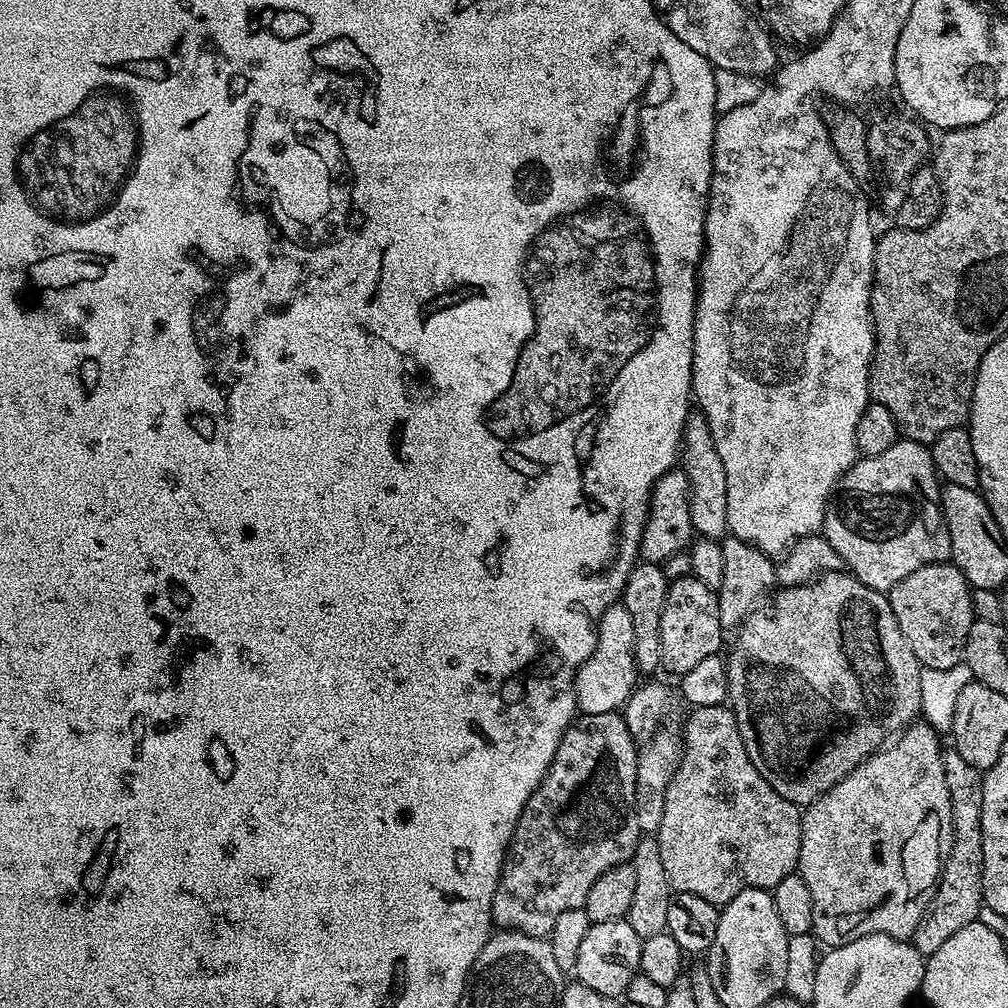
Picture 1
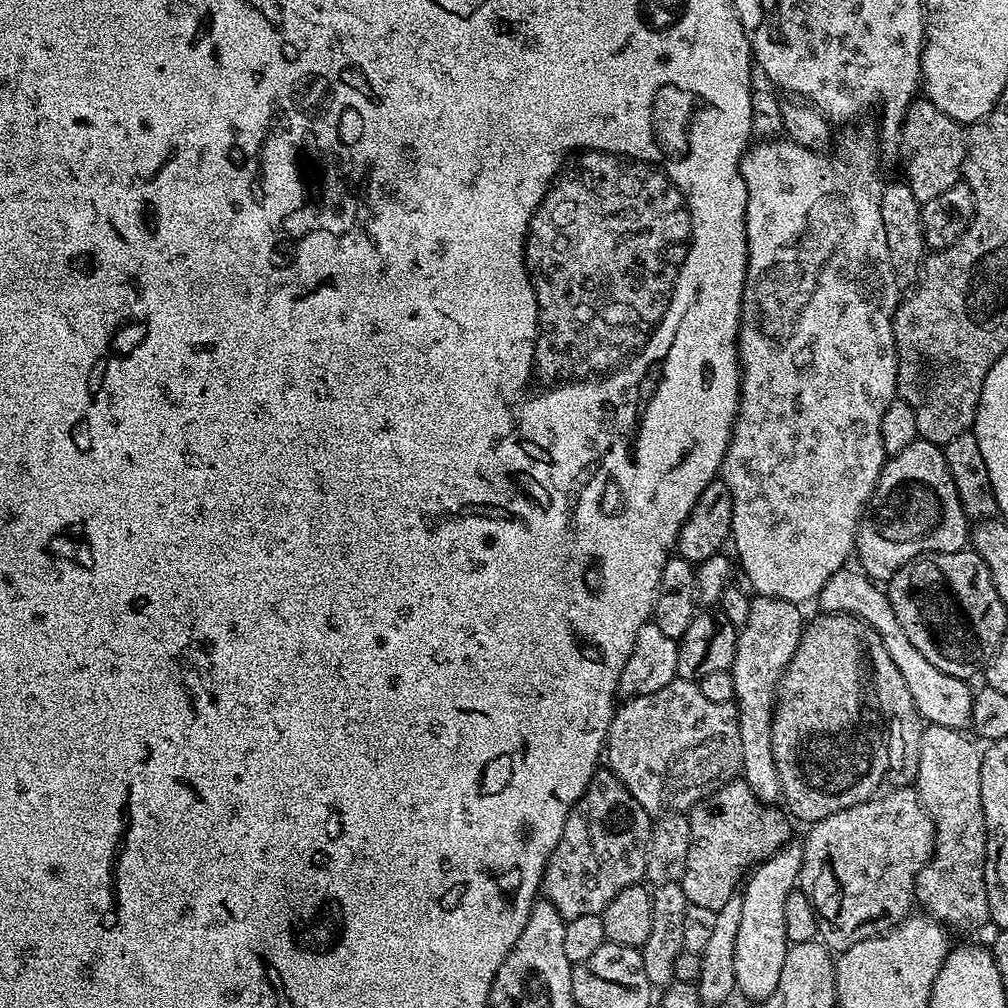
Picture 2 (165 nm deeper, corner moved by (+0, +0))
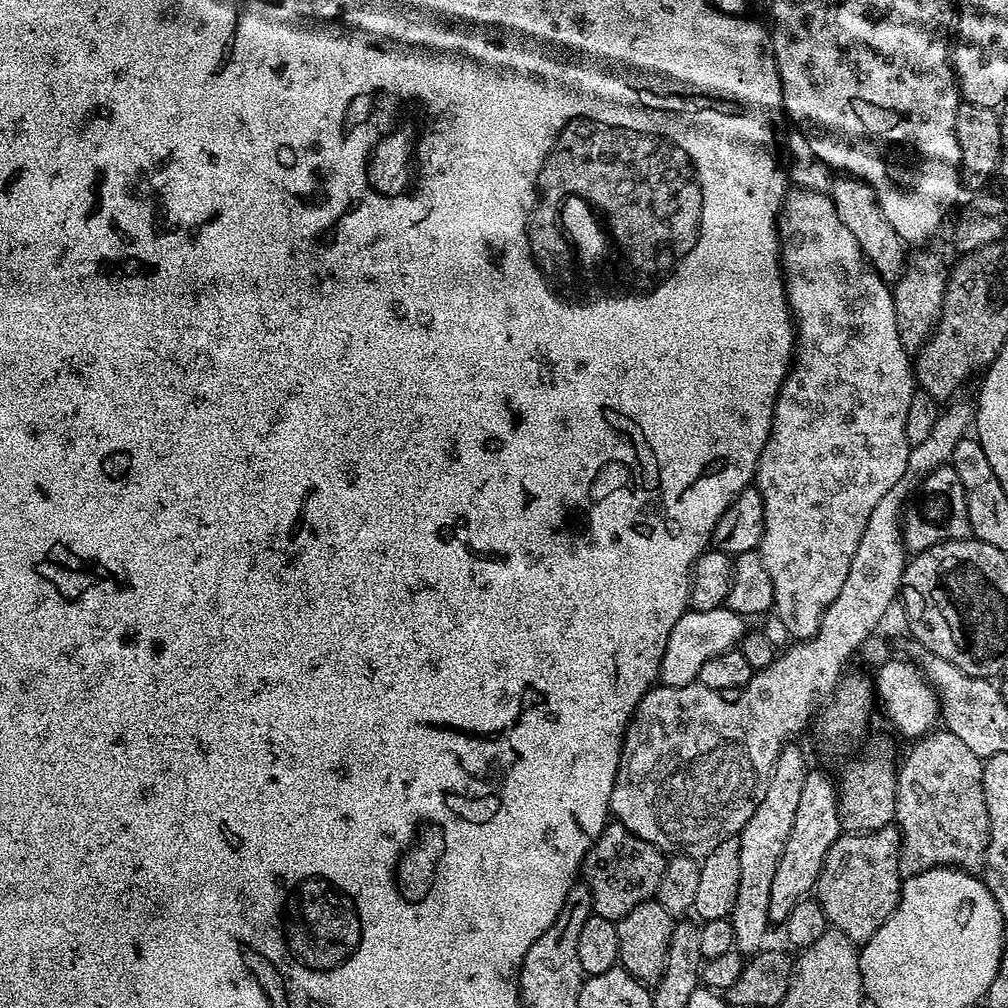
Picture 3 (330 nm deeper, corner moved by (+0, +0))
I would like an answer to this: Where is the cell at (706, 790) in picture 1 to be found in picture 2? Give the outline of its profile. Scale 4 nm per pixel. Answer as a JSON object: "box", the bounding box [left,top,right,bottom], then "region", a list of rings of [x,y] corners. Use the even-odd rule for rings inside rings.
{"box":[678,778,792,912],"region":[[[740,778],[733,780],[730,784],[722,785],[707,800],[696,804],[687,813],[687,817],[688,824],[692,827],[690,852],[686,854],[684,876],[678,882],[689,904],[706,906],[706,910],[715,912],[722,906],[726,906],[726,902],[730,902],[732,896],[737,895],[749,870],[755,868],[761,860],[767,860],[768,857],[773,856],[779,848],[789,843],[791,836],[788,835],[792,832],[791,826],[788,825],[789,817],[779,807],[769,806],[757,798],[754,790],[750,790],[750,786]]]}

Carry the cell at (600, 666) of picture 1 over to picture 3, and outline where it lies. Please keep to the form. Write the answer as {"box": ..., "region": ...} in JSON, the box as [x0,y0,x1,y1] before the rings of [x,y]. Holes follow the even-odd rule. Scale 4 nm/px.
{"box":[660,606,746,686],"region":[[[727,606],[714,610],[686,611],[678,622],[674,622],[674,630],[670,630],[670,638],[666,638],[666,652],[662,654],[660,667],[660,684],[666,686],[686,686],[699,681],[700,671],[710,658],[723,652],[733,651],[744,639],[746,631],[745,617],[734,614]]]}

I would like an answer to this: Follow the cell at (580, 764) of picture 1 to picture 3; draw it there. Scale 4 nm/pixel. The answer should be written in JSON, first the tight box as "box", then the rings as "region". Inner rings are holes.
{"box":[582,822,667,921],"region":[[[615,822],[605,824],[602,834],[586,854],[582,865],[582,883],[592,895],[593,913],[614,921],[630,914],[634,906],[655,897],[658,882],[662,882],[667,865],[665,853],[626,830],[626,826]]]}

